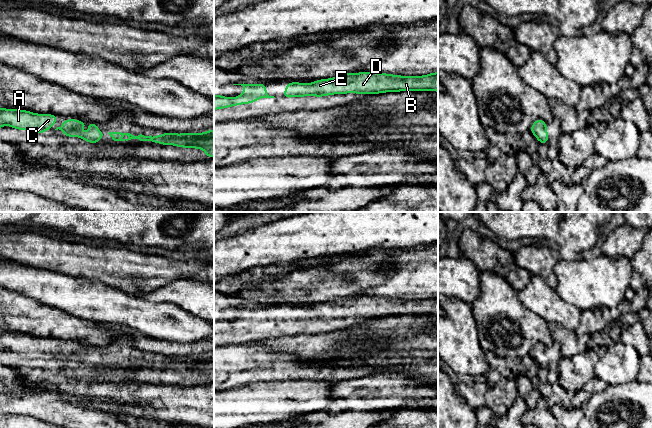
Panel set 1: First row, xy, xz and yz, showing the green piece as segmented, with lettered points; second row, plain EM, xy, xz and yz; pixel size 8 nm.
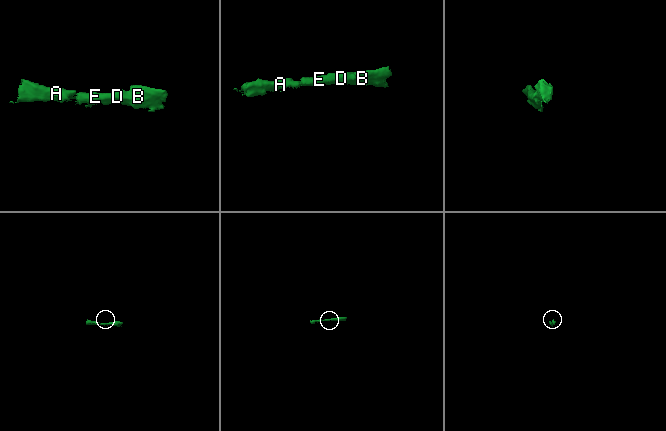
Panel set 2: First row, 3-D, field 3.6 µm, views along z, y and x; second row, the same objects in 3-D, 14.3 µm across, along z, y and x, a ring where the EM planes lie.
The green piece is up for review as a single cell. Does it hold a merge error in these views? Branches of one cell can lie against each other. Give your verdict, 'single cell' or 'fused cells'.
single cell

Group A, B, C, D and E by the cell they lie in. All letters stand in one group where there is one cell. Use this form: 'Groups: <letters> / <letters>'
Groups: A B C D E

